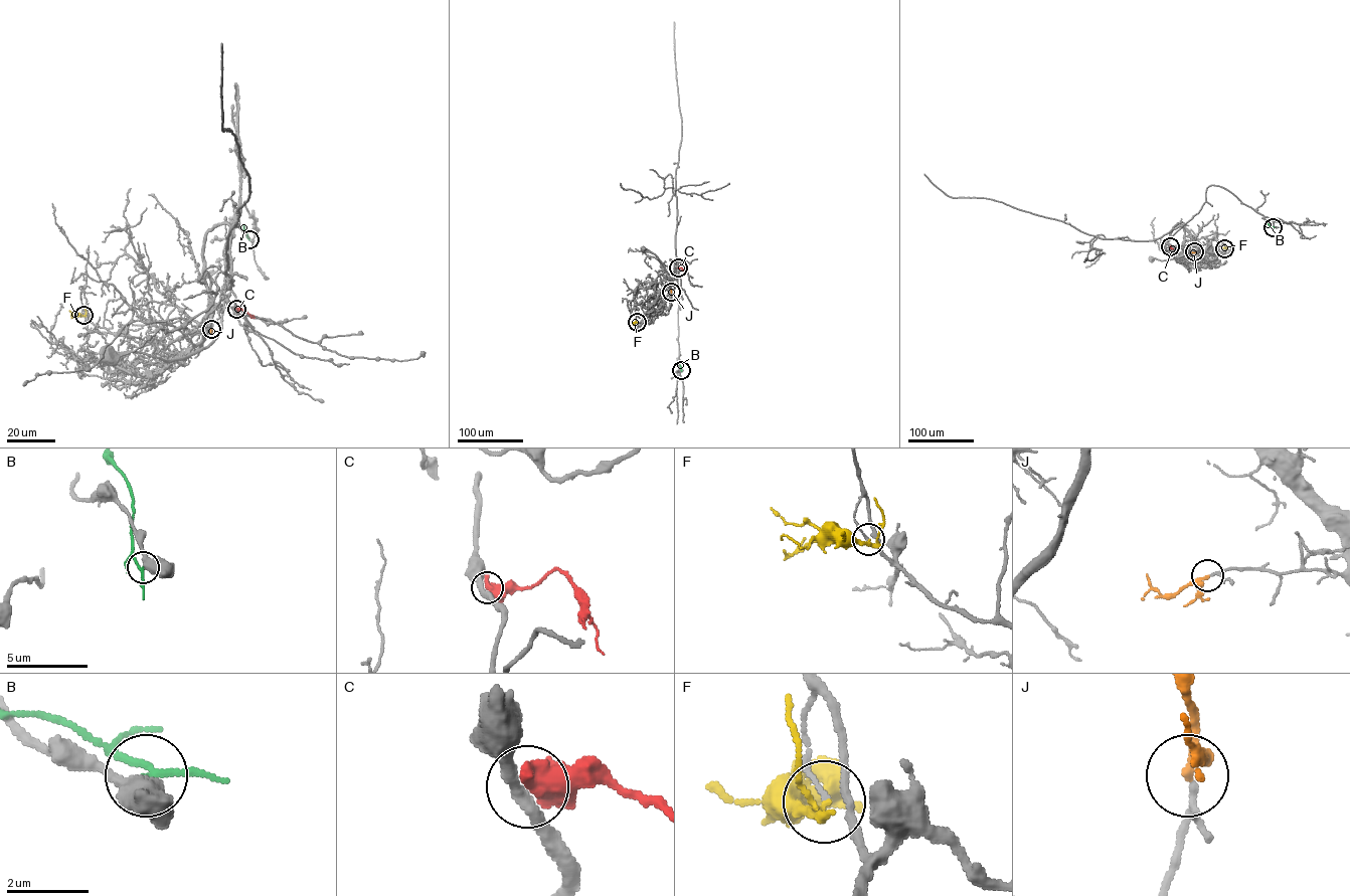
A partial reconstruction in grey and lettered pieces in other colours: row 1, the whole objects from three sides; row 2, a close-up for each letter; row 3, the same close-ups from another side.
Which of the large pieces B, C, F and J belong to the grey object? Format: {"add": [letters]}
{"add": ["J"]}

